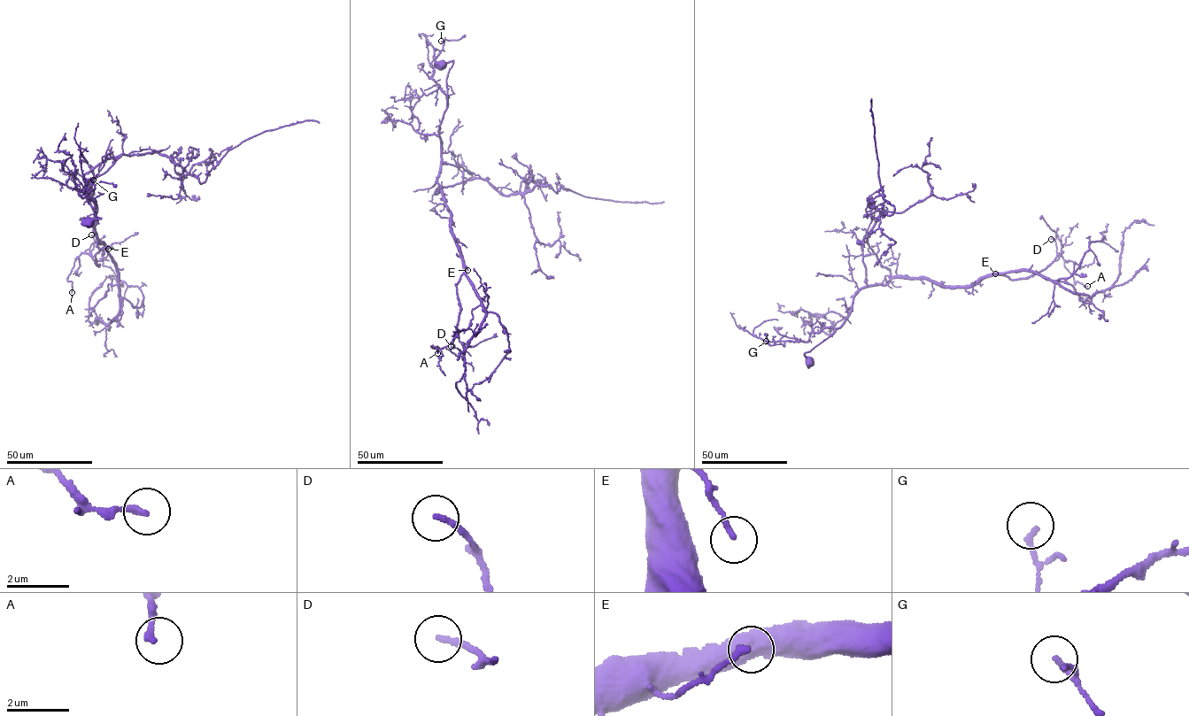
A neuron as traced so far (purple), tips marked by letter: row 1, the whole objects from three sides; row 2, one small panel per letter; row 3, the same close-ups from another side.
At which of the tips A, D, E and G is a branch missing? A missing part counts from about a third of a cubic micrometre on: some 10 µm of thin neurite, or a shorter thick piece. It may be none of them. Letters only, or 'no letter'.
no letter

